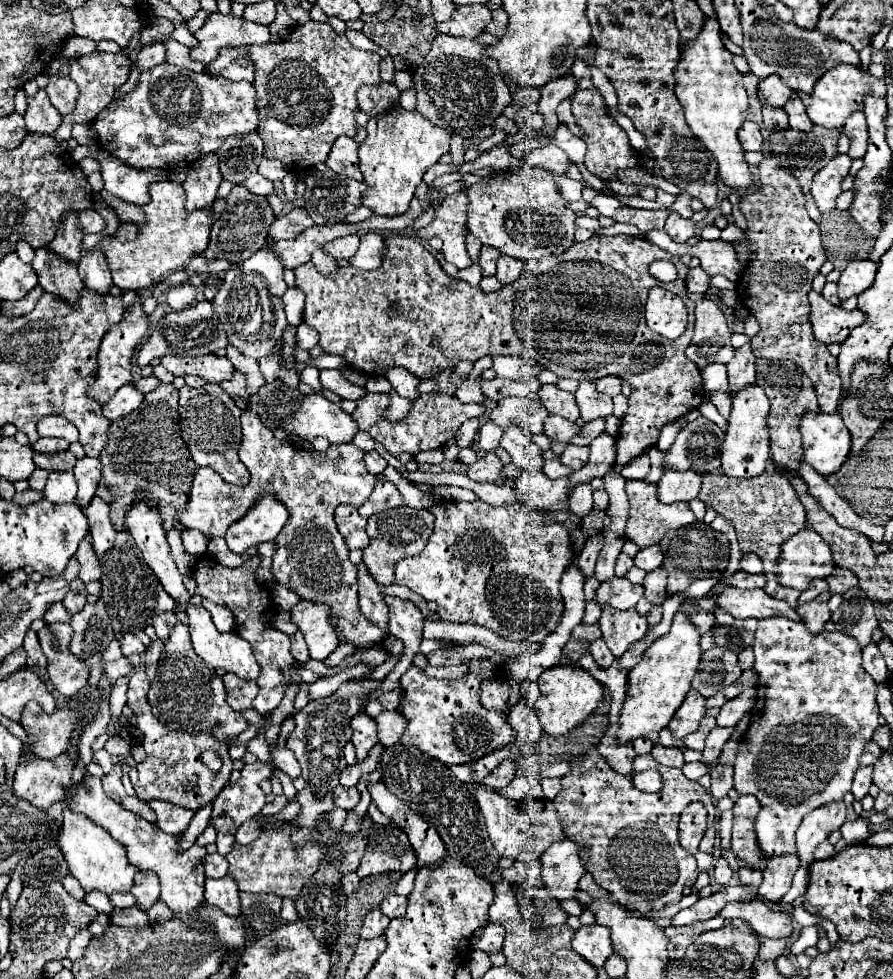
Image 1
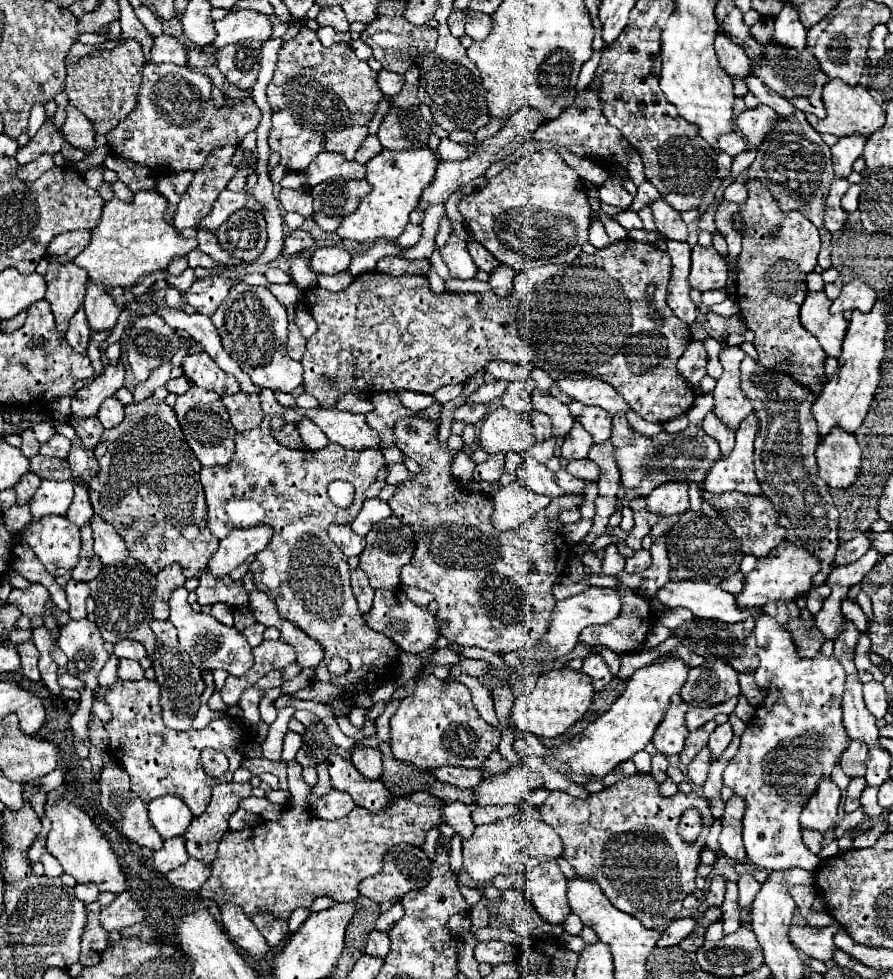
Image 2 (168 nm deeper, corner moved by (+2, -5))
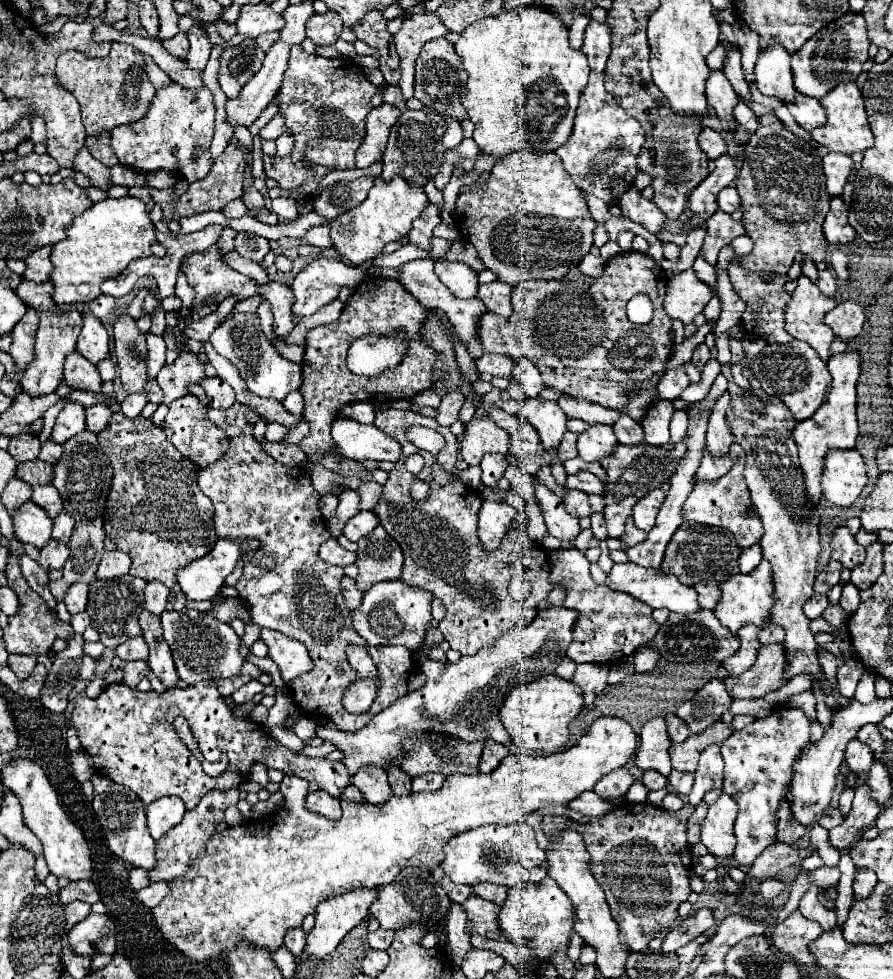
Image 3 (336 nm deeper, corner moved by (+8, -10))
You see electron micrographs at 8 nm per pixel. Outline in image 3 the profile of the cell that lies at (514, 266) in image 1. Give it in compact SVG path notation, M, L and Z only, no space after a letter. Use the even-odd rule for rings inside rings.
M486 283L478 287L476 297L486 305L488 311L500 315L500 317L510 317L512 315L512 285L508 283Z

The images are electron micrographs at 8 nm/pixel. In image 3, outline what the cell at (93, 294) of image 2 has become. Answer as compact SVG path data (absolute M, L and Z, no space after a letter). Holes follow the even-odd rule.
M90 313L84 315L84 327L82 327L82 333L78 337L76 351L94 365L110 357L108 333L106 333L104 325L100 323L100 319L96 319Z

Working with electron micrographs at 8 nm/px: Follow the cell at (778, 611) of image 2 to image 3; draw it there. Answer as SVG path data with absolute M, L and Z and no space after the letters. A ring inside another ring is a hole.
M768 623L764 629L760 629L760 633L758 633L758 641L760 641L760 645L780 643L780 641L784 641L784 631L782 631L778 625Z

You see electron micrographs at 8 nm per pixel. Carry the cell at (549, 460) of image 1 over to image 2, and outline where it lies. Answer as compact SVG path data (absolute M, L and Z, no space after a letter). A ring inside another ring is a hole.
M564 468L554 472L554 478L556 478L556 484L566 492L566 494L574 494L574 492L582 492L584 488L584 482L580 478L574 478L572 474L568 474Z

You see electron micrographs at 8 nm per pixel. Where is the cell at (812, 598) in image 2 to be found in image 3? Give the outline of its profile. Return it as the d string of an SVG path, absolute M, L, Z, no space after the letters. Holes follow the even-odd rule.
M814 593L806 603L804 603L804 615L808 619L816 619L824 613L824 609L828 607L828 597L826 595L820 595L820 593Z

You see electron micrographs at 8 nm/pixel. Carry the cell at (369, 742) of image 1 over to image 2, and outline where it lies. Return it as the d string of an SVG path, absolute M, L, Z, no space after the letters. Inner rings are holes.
M354 748L352 762L356 770L370 780L378 780L382 776L382 752L376 748Z

